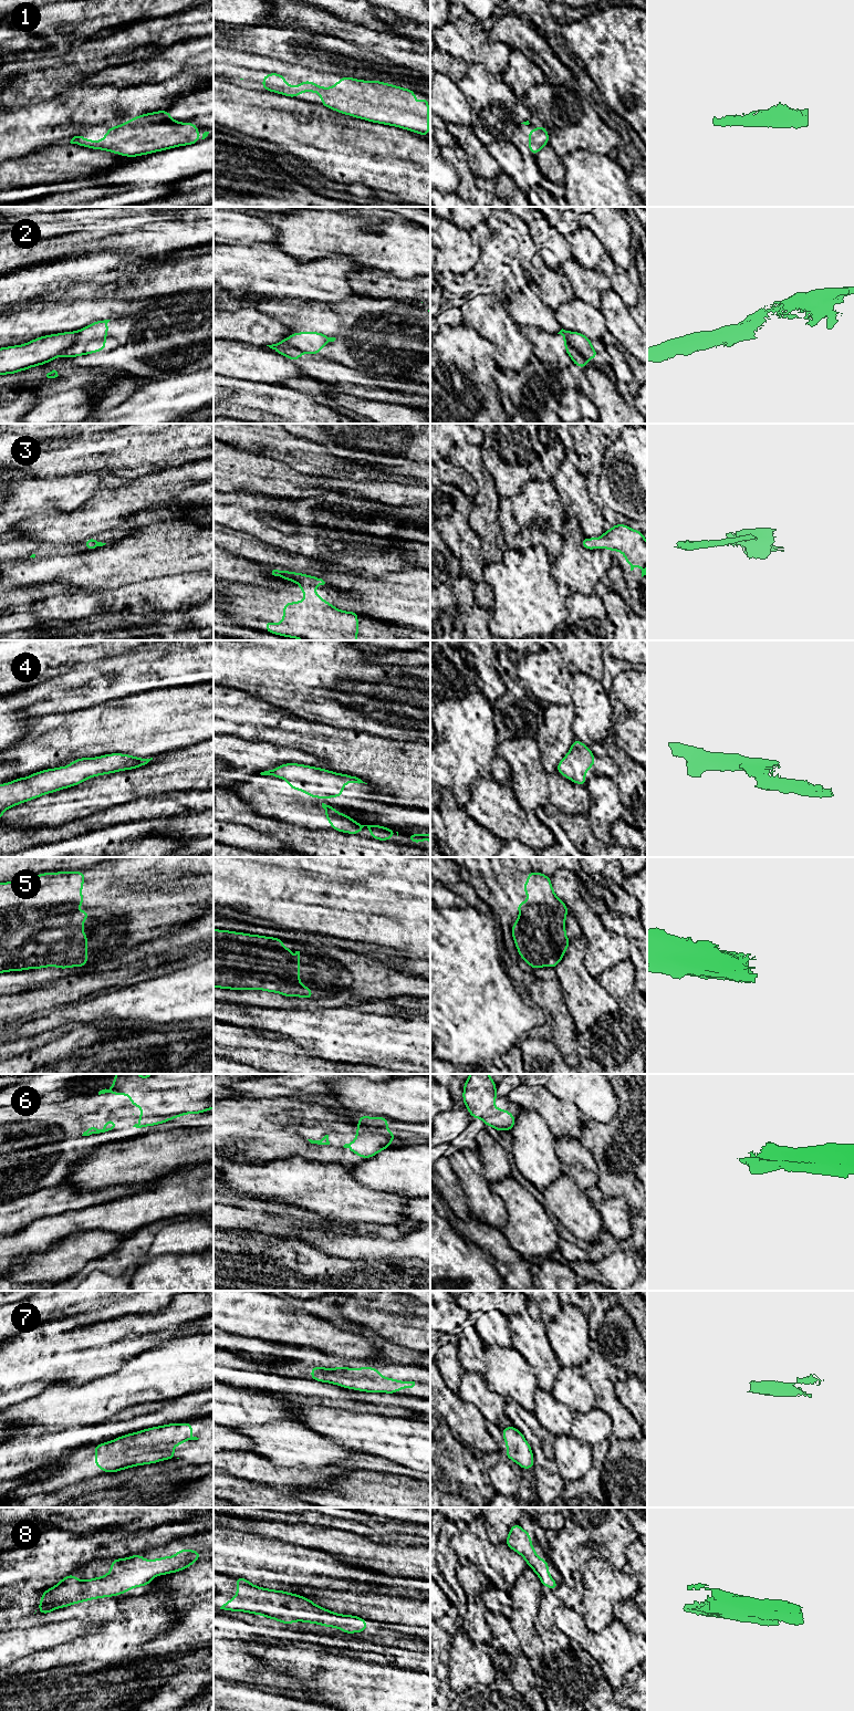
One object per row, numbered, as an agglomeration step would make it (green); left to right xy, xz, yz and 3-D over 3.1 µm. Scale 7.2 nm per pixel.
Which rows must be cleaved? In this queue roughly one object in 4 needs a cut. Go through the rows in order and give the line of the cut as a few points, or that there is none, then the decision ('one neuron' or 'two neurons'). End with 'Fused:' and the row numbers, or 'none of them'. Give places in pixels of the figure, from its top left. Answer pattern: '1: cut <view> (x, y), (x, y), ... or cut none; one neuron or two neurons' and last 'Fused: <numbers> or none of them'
1: cut none; one neuron
2: cut yz (569, 332), (569, 342), (585, 358); two neurons
3: cut none; one neuron
4: cut none; one neuron
5: cut none; one neuron
6: cut none; one neuron
7: cut none; one neuron
8: cut none; one neuron
Fused: 2

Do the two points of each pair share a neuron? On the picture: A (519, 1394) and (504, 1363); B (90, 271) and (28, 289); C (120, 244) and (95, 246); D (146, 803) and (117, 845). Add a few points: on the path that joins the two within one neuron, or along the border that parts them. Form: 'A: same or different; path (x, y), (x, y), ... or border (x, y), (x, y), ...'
A: same; path (518, 1386), (507, 1370)
B: same; path (74, 271), (65, 271), (43, 281)
C: same; path (114, 244), (101, 246)
D: same; path (145, 813), (125, 835)

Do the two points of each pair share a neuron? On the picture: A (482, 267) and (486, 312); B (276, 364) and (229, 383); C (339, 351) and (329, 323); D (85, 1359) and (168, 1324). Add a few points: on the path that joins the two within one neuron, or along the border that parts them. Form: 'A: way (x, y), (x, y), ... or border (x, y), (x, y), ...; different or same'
A: border (501, 299), (491, 294), (477, 294), (461, 306); different
B: border (225, 376), (263, 383); different
C: way (337, 344), (330, 336), (330, 330); same
D: way (106, 1346), (147, 1331); same

